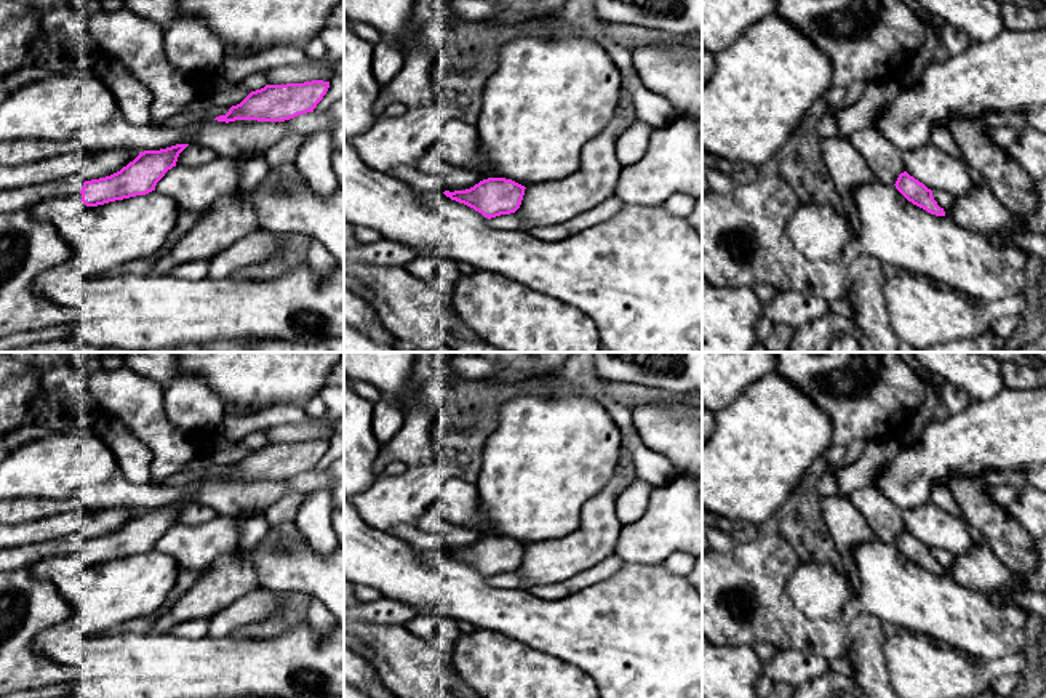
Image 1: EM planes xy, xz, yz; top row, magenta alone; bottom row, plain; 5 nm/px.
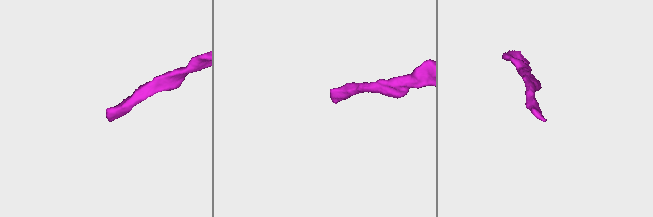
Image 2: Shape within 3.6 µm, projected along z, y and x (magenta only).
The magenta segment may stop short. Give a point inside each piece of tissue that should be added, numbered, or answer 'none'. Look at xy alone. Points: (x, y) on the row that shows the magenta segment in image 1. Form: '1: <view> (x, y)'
1: xy (11, 200)

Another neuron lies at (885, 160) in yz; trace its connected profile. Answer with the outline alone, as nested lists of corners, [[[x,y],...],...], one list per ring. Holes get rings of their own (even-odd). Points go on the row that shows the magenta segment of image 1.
[[[875,126],[852,133],[849,141],[862,154],[876,181],[894,186],[905,171],[902,152]]]

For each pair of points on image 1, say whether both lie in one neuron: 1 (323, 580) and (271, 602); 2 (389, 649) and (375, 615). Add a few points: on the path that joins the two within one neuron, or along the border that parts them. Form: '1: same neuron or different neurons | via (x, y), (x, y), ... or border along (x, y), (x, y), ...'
1: different neurons | border along (259, 586), (275, 593)
2: different neurons | border along (360, 621), (400, 623), (403, 626)

